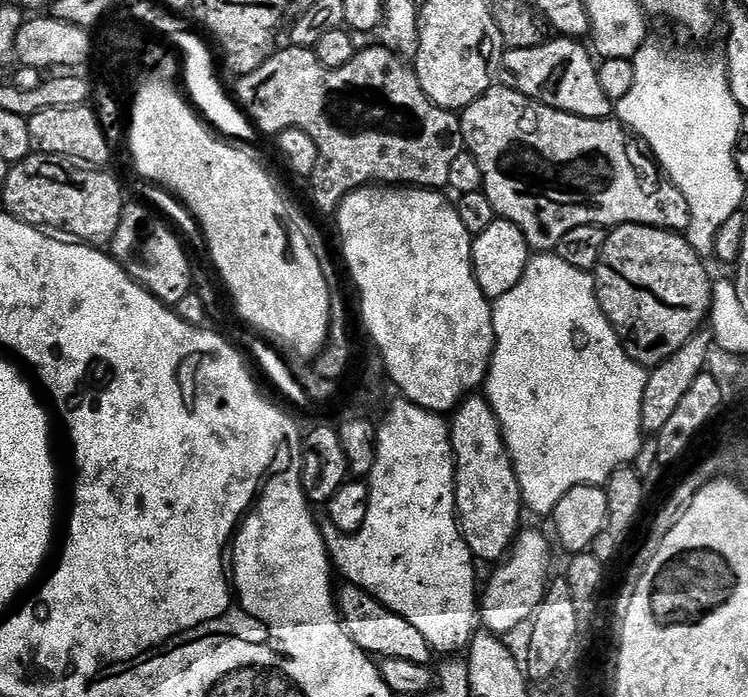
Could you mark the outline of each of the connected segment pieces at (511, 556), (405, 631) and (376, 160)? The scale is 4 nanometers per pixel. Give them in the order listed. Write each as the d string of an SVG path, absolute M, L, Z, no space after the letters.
M524 530L517 535L507 557L495 565L496 573L489 578L485 588L483 585L478 600L478 620L487 631L511 634L531 621L550 583L548 559L551 556L548 540L542 533Z
M345 583L343 587L336 596L336 606L341 620L344 621L345 630L360 649L373 657L385 660L402 658L406 662L429 663L430 649L426 638L422 638L422 633L416 627L410 626L406 618L382 607L364 588L350 583Z
M383 46L361 47L357 51L356 57L350 62L346 62L346 66L327 68L322 66L322 62L318 62L316 53L311 47L285 47L273 51L272 57L266 62L262 62L262 66L258 66L258 70L254 70L254 74L239 77L235 81L236 92L234 91L234 96L239 107L247 113L253 125L261 133L279 134L287 128L297 128L298 130L306 130L306 134L310 134L310 138L314 138L314 146L318 146L318 166L314 166L314 174L310 178L310 184L312 184L312 200L322 211L335 213L339 209L340 203L349 194L369 186L415 186L425 190L440 190L447 185L450 178L450 166L454 163L454 158L458 158L458 154L465 151L464 135L460 129L460 116L451 108L439 108L434 102L430 102L430 98L424 93L418 82L415 71L409 65L407 68L404 65L407 63L401 57Z

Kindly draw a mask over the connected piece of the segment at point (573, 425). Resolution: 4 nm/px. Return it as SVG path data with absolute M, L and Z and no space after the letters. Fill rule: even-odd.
M536 254L529 259L518 286L514 286L514 290L499 296L492 304L492 321L494 322L496 345L492 355L492 365L488 368L486 399L500 423L500 429L518 478L518 486L521 494L524 495L525 509L529 513L532 511L536 516L548 518L558 506L558 502L562 502L562 494L566 494L566 490L579 484L607 485L609 478L619 468L633 463L632 459L640 452L642 390L646 390L648 372L645 365L629 358L624 347L620 345L615 328L606 318L604 311L600 309L600 303L596 297L595 279L582 270L574 270L574 266L562 262L562 258L558 258L555 254Z

